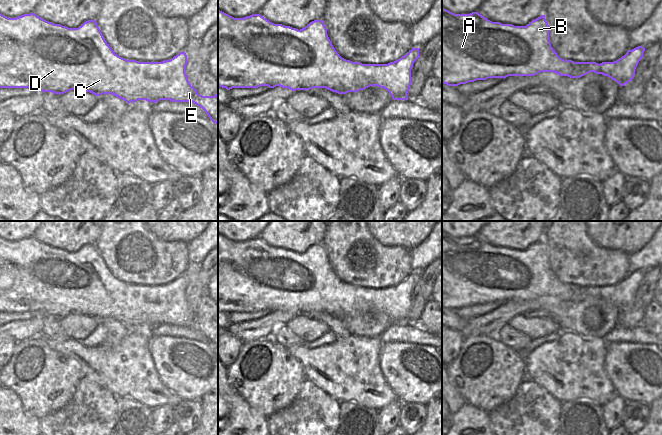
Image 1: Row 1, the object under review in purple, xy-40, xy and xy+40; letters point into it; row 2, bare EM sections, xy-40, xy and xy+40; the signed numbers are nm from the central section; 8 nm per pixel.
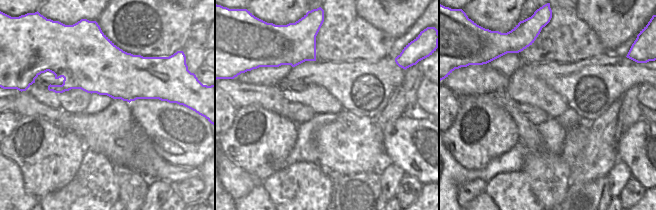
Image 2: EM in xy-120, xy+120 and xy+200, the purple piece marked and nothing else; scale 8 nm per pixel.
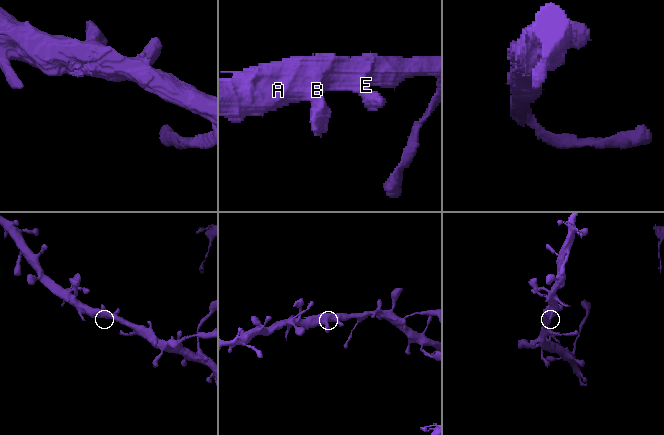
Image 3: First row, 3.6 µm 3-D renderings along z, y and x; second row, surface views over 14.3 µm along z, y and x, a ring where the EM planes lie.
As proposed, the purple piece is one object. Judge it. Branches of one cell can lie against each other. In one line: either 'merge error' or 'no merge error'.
no merge error

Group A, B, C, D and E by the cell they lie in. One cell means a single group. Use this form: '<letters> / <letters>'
A B C D E

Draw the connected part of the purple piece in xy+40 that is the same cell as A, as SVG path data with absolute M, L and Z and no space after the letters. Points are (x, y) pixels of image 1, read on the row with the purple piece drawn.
M442 8L442 83L448 86L458 86L476 80L486 80L488 78L506 78L508 76L534 76L540 72L554 72L560 76L570 78L580 78L590 72L608 76L620 86L630 82L635 75L635 69L643 57L645 48L638 46L614 62L574 62L560 58L551 47L549 41L549 25L542 15L526 26L514 26L512 24L502 24L492 22L479 14L454 14Z

